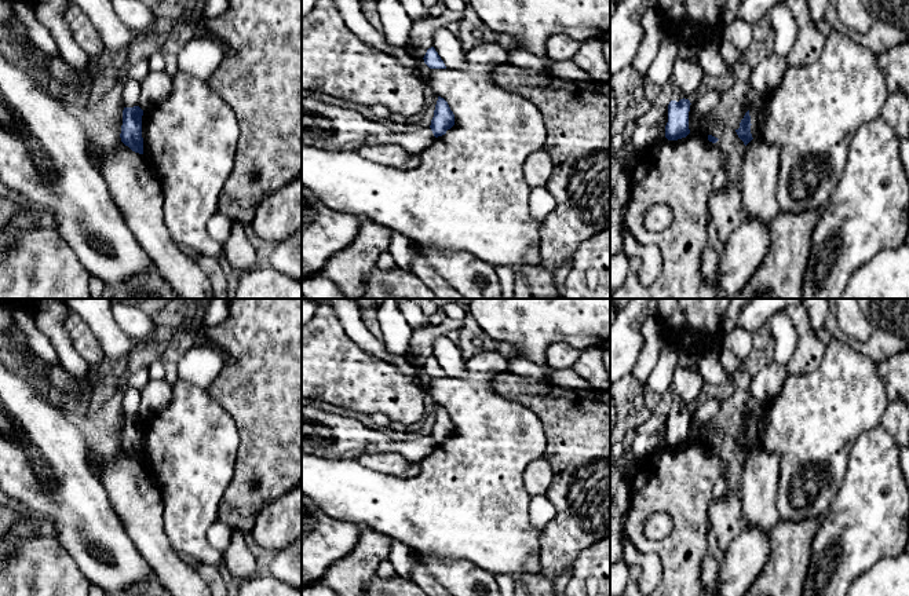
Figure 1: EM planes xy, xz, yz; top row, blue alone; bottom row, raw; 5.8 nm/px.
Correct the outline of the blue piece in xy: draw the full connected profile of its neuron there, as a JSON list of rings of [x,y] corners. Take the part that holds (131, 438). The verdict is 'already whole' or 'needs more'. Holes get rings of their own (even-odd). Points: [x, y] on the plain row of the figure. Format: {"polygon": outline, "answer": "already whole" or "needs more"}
{"polygon": [[[139,414],[124,416],[120,442],[121,450],[139,462],[143,462],[142,424],[143,418]]], "answer": "already whole"}

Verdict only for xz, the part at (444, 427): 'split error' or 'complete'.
complete

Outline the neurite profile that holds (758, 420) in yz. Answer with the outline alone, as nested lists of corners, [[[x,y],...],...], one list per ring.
[[[762,403],[759,410],[748,417],[752,432],[751,442],[753,447],[762,446],[762,438],[766,427],[766,414],[767,406]]]

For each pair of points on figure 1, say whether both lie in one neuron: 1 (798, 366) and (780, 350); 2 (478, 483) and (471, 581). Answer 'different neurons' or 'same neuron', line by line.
1: different neurons
2: different neurons

